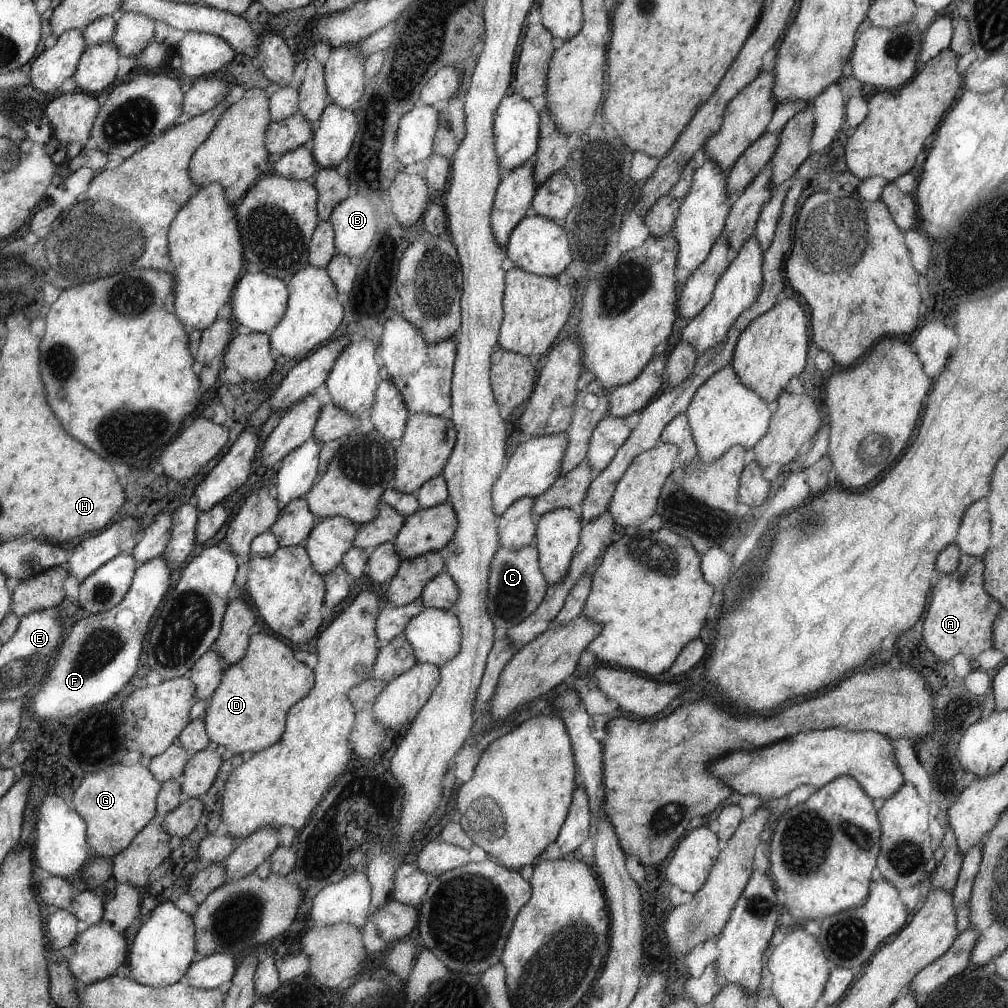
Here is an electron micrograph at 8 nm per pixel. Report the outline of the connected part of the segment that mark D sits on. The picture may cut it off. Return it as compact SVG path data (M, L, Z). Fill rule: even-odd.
M264 631L257 632L251 638L251 644L248 645L247 656L242 661L235 662L234 665L229 665L224 669L222 684L210 698L210 705L205 710L204 719L192 720L191 724L180 733L178 744L192 754L204 750L210 744L210 740L226 747L236 755L241 755L247 750L257 753L267 749L278 742L282 738L282 734L286 732L287 714L292 705L302 701L311 693L315 686L314 675L314 670L308 668L306 664L294 660L294 652L284 640L280 640L272 634L265 634Z

